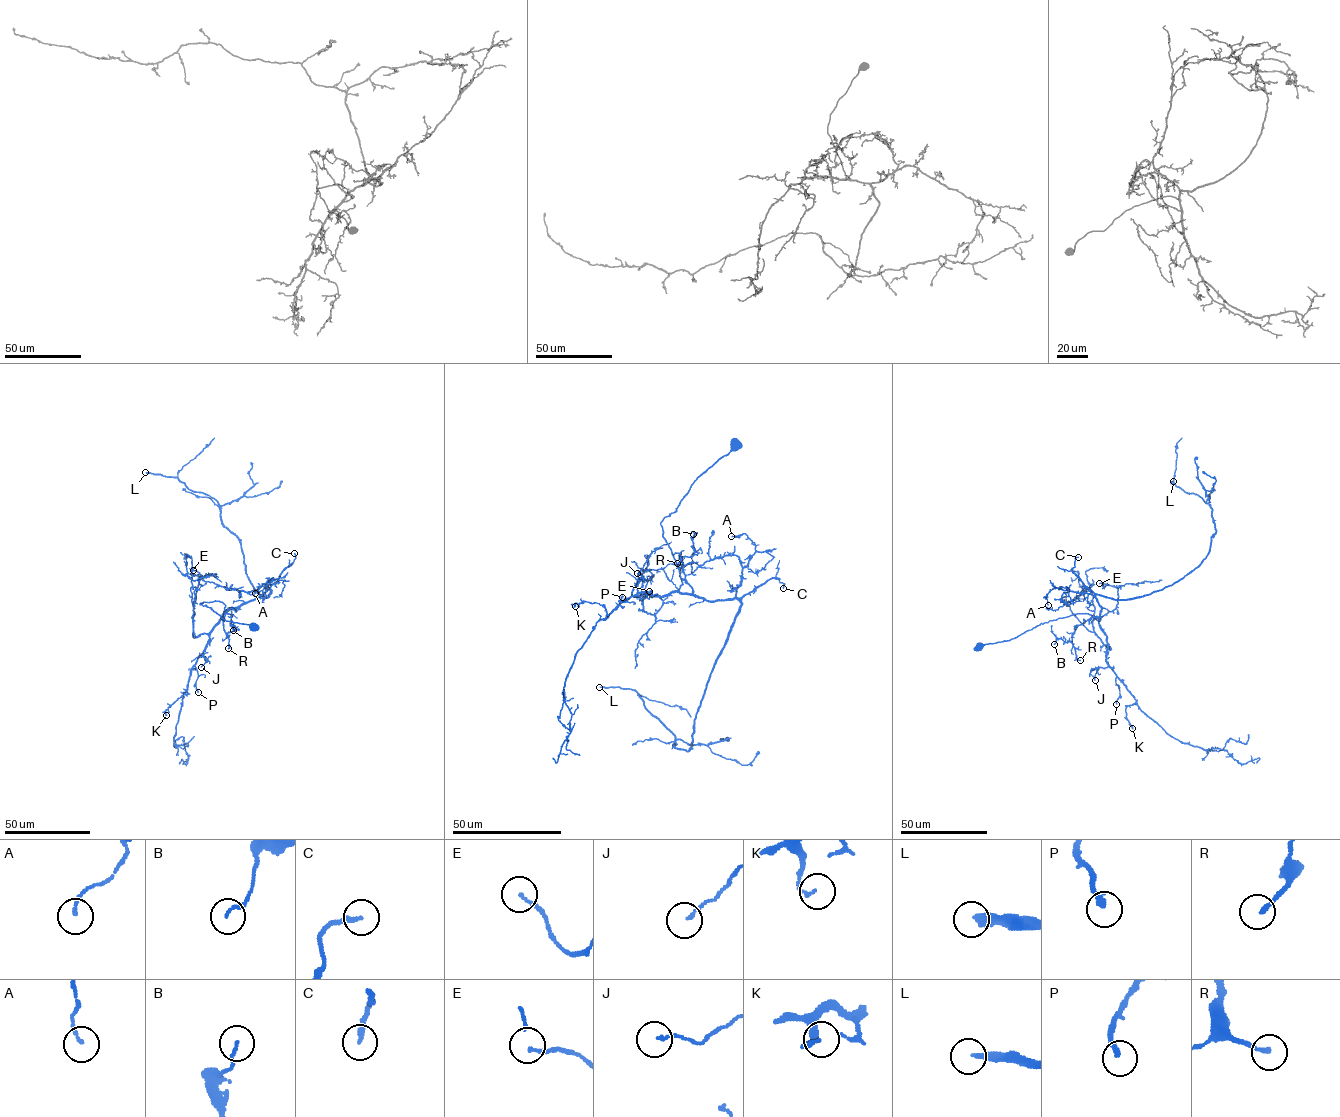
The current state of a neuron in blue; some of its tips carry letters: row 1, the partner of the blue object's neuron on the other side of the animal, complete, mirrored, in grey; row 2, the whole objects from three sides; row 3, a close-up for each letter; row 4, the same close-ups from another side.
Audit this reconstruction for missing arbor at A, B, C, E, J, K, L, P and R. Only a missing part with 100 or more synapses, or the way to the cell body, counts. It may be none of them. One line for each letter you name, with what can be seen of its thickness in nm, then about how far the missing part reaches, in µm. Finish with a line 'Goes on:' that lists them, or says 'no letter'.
L: 260 nm thick; about 300 µm are missing
Goes on: L

